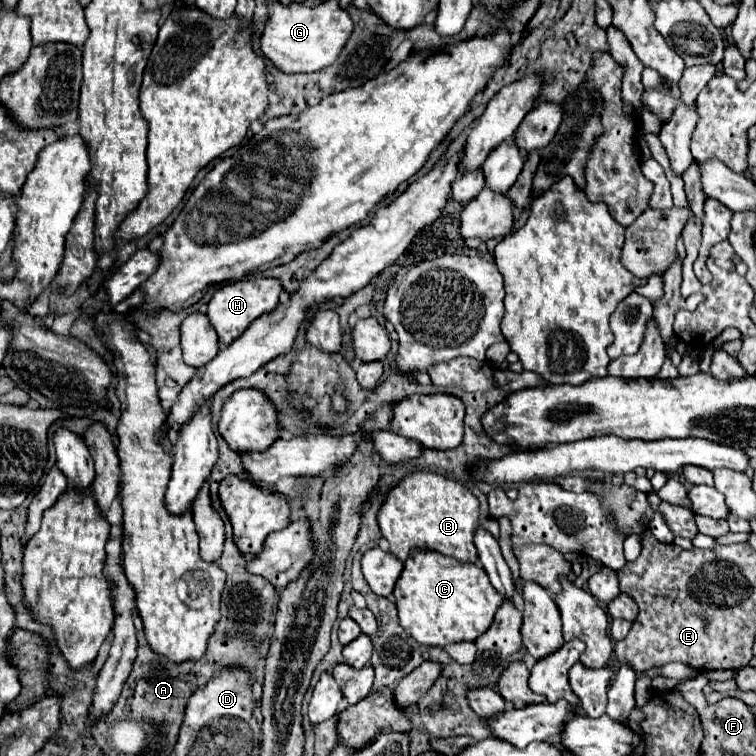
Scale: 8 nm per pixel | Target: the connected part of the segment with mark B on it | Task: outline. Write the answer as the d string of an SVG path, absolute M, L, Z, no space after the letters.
M429 472L409 474L399 482L399 486L395 486L387 494L377 514L377 522L383 538L387 538L391 544L391 554L395 554L401 562L407 560L411 548L435 550L459 562L469 562L469 564L477 562L473 536L475 530L481 526L479 500L471 494L469 488L465 488L455 480Z

